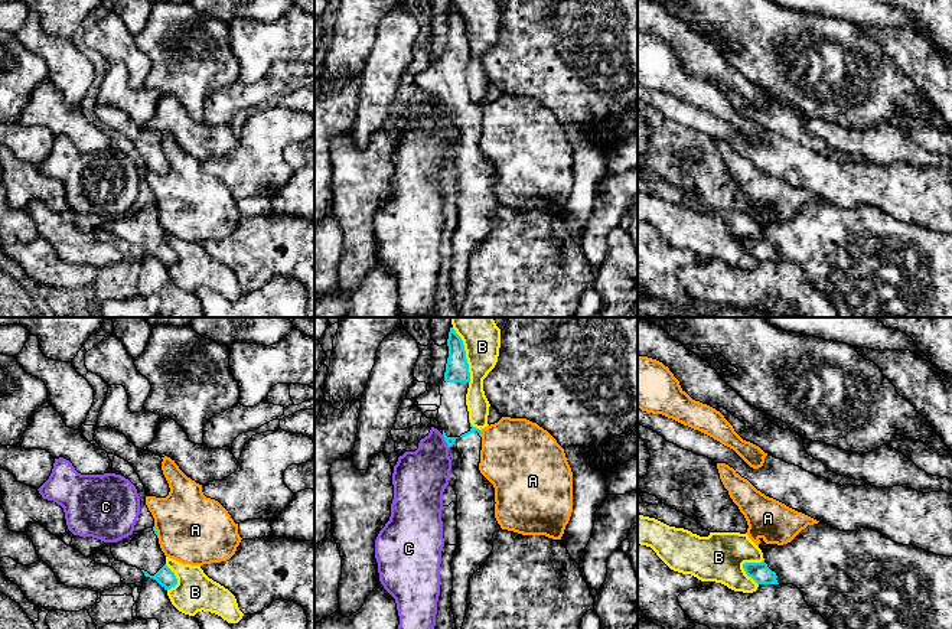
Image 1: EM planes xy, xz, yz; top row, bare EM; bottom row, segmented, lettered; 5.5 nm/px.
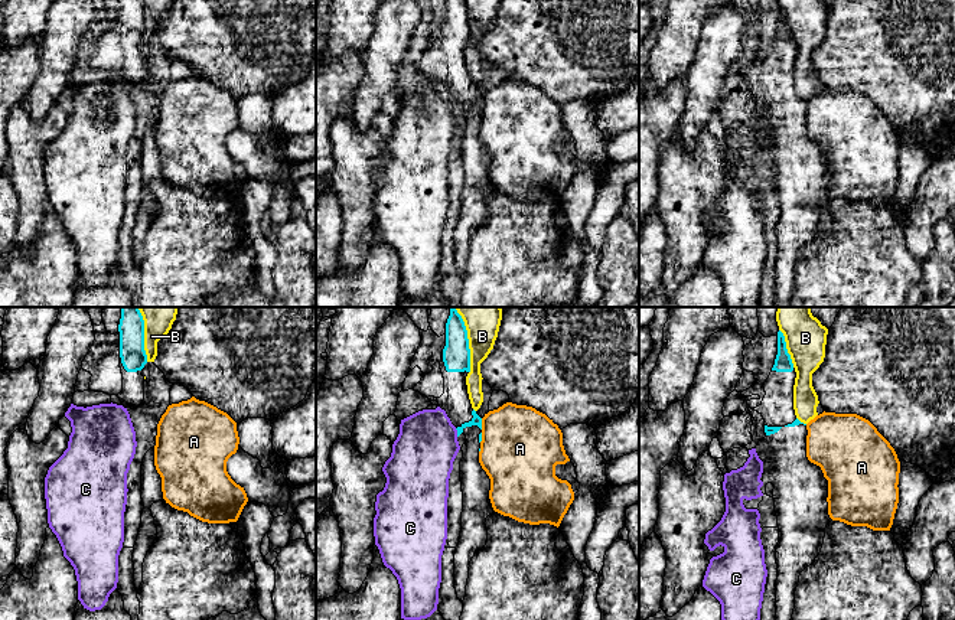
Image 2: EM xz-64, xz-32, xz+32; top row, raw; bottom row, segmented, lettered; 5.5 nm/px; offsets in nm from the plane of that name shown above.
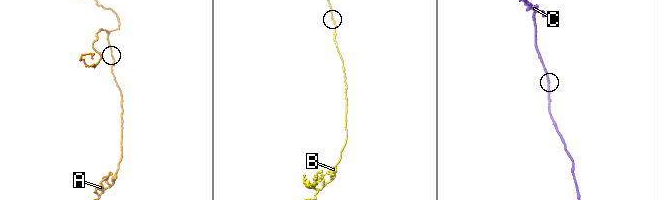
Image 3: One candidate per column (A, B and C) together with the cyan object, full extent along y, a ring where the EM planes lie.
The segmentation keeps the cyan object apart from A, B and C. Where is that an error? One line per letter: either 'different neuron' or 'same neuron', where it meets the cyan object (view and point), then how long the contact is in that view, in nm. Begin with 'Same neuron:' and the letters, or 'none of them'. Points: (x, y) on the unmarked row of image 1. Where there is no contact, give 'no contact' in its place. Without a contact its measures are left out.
Same neuron: none of them
A: different neuron; contact xy (156, 208); length 50 nm
B: different neuron; contact xz (465, 32); length 320 nm
C: different neuron; contact xz (444, 116); length 80 nm

